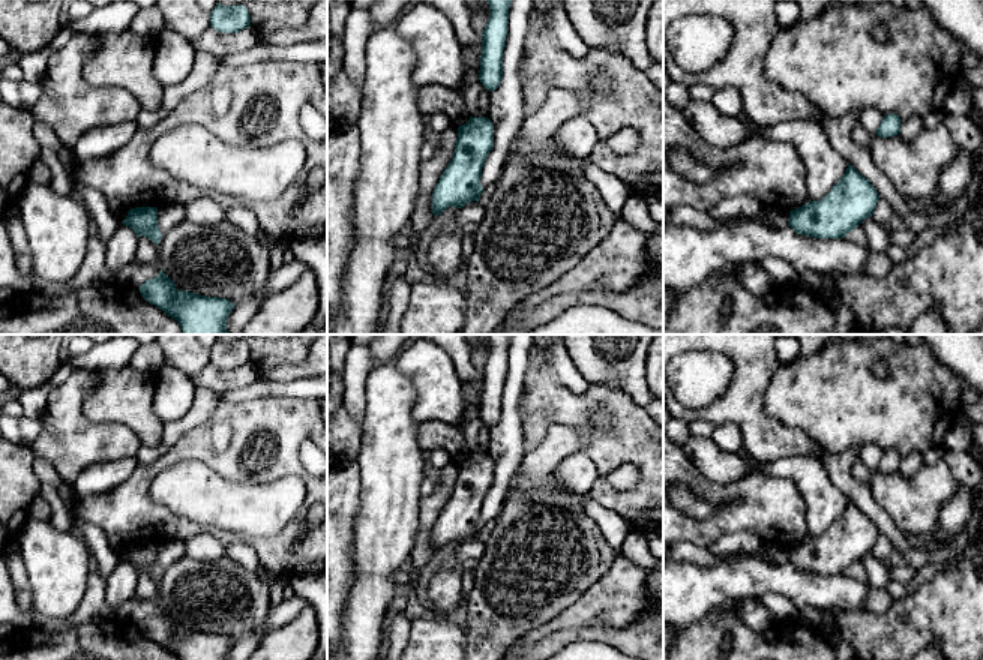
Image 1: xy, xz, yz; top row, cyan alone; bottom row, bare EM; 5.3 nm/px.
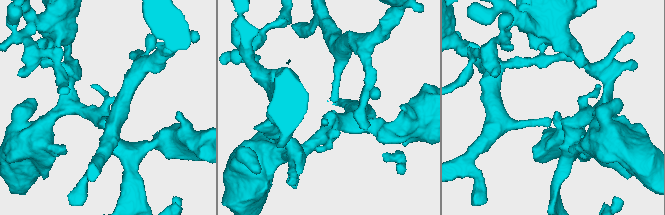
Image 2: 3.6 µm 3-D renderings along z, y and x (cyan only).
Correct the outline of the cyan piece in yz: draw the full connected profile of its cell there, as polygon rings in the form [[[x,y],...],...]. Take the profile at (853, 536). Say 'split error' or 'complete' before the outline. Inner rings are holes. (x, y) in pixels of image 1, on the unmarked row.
complete | [[[849,500],[822,536],[789,548],[788,562],[807,573],[843,574],[873,550],[878,536],[876,525]]]

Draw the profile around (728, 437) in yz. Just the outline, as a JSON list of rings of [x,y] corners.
[[[734,423],[714,426],[710,438],[719,448],[729,453],[738,453],[743,448],[741,430]]]

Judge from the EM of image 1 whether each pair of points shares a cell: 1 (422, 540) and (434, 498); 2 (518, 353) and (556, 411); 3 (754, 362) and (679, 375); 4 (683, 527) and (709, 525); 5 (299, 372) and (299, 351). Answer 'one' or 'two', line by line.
1: one
2: two
3: two
4: one
5: two

